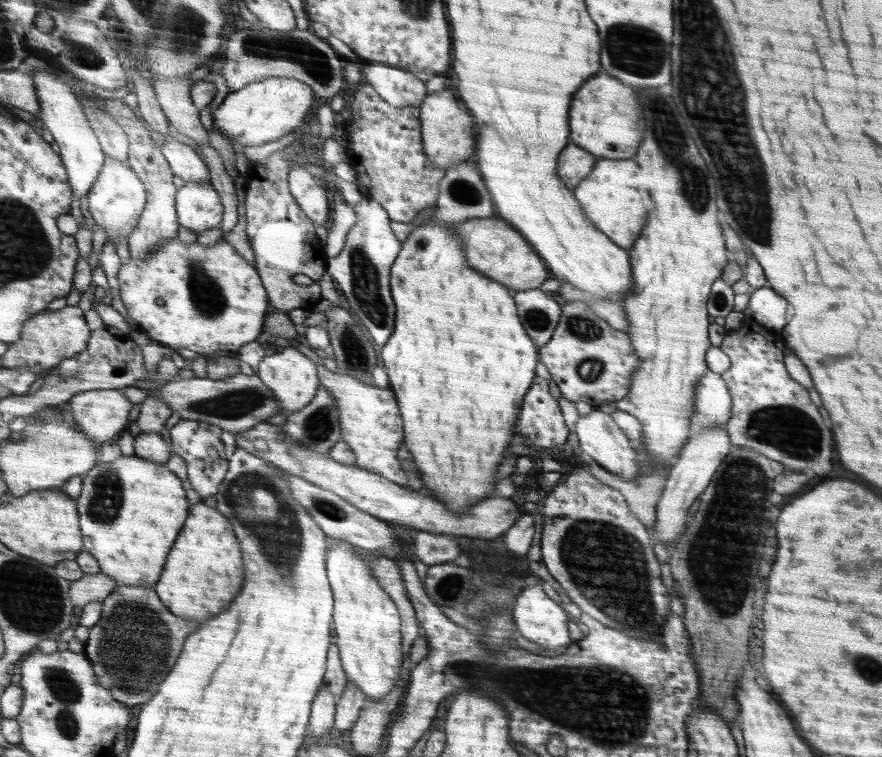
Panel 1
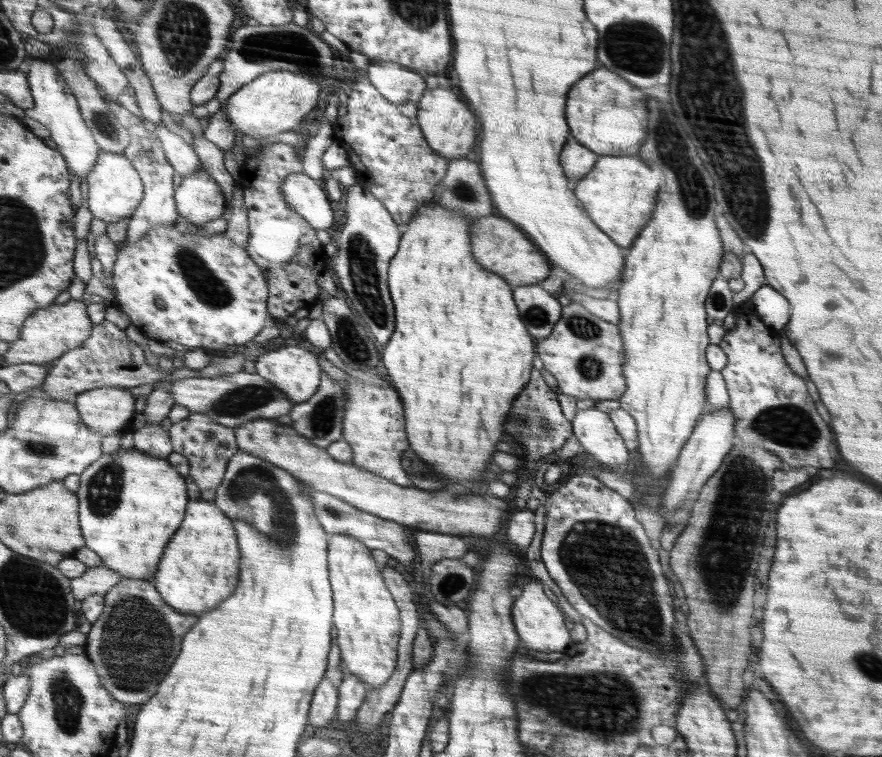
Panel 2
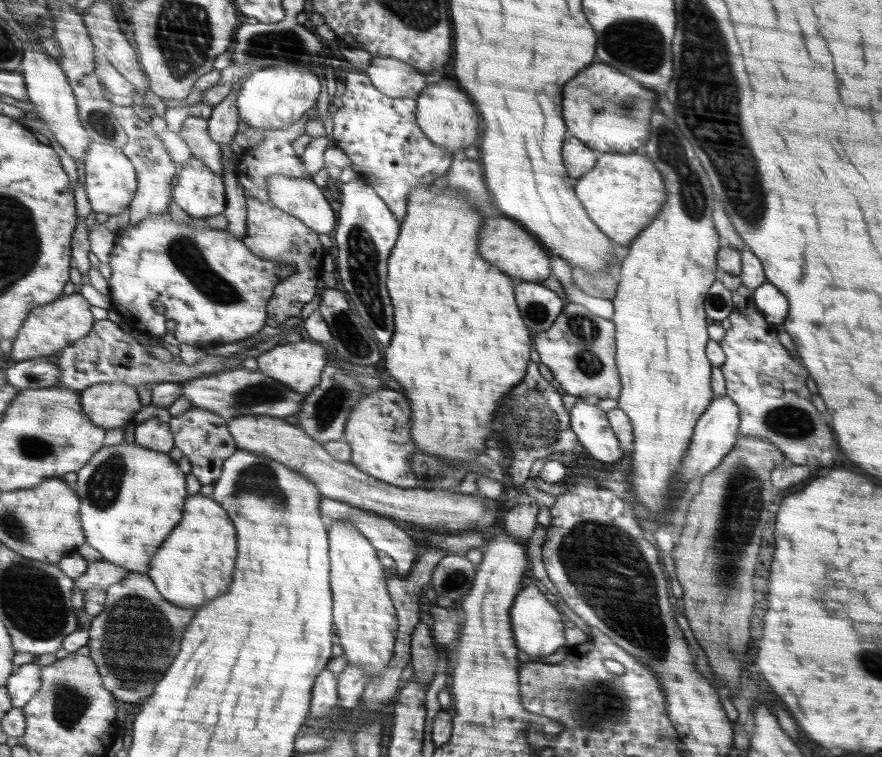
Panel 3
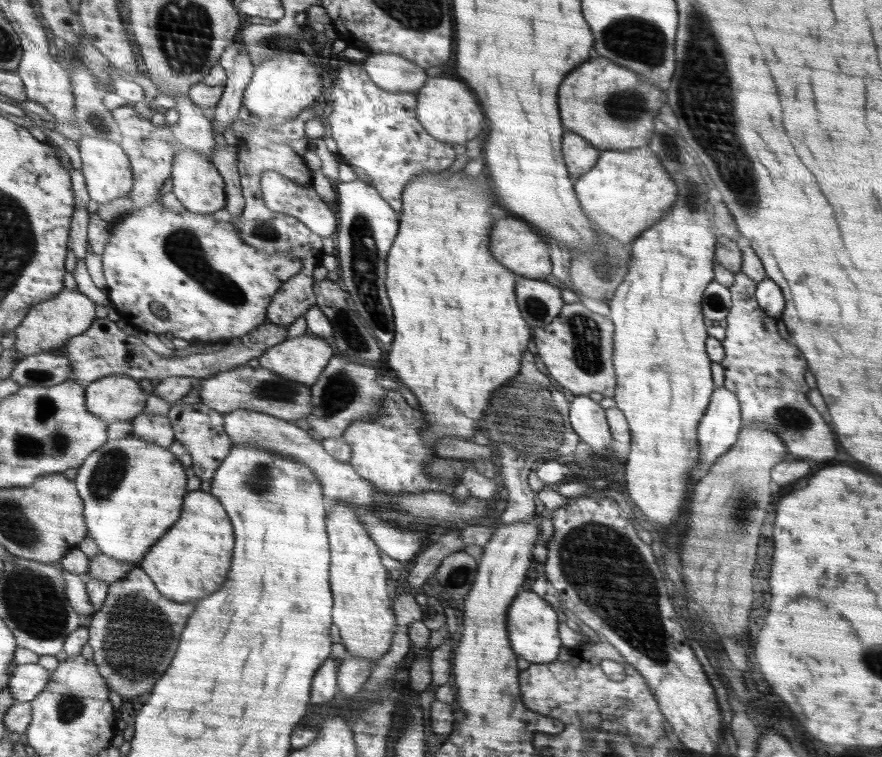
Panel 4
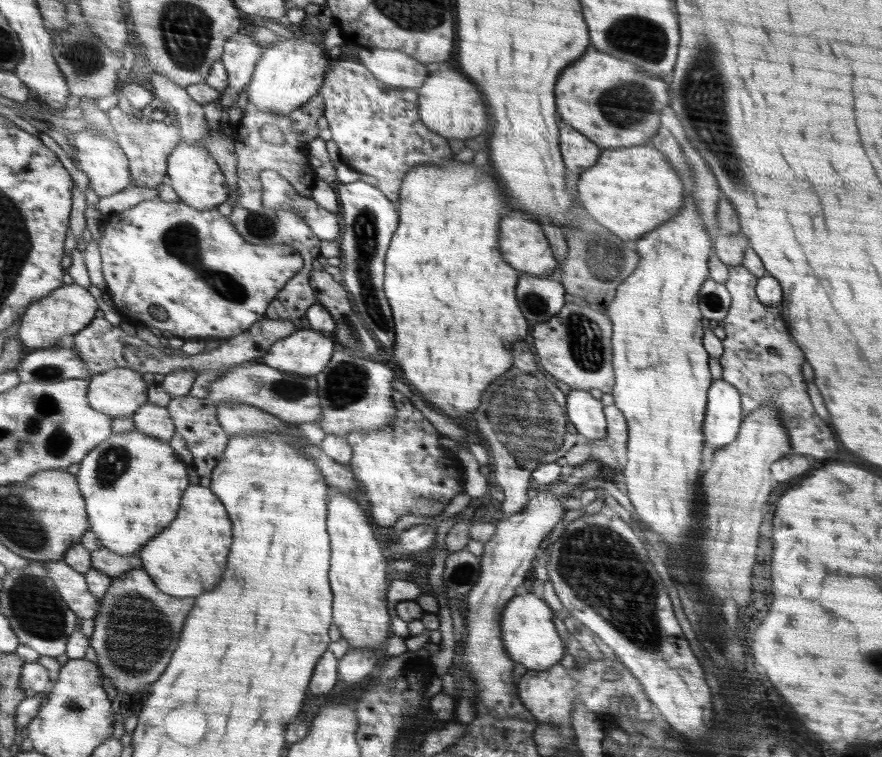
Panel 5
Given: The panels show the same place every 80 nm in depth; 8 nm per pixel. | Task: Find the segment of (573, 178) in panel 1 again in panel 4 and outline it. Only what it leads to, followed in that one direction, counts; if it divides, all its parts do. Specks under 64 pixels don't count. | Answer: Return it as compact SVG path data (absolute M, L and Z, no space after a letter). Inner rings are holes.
M564 132L563 154L566 157L568 172L572 176L582 177L598 162L602 150L596 149L591 142L578 133Z

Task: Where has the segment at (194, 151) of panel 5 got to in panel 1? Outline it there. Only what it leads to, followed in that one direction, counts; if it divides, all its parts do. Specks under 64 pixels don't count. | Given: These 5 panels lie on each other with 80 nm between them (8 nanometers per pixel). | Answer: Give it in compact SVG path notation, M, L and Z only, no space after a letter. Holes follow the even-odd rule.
M188 182L177 190L175 196L175 209L177 212L177 221L182 228L193 230L196 234L210 230L222 223L222 205L219 192L208 183Z

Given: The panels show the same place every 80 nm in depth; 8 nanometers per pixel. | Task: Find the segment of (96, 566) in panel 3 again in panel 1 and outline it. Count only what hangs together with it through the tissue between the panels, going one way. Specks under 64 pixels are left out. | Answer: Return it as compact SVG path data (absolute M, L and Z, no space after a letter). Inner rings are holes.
M103 572L84 575L70 586L72 604L84 608L90 603L102 603L119 585Z

